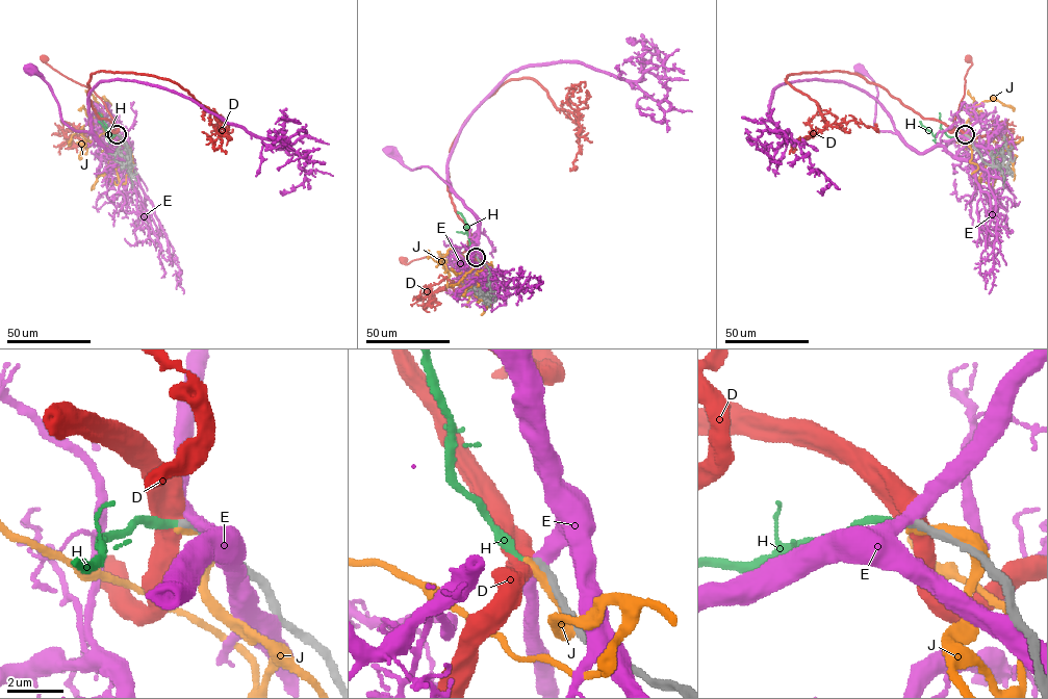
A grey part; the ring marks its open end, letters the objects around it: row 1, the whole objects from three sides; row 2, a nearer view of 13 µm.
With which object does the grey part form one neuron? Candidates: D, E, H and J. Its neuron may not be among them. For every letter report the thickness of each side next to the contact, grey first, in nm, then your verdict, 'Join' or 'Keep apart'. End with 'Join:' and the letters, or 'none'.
D: Thickness 320 nm (grey) against 600 nm. Keep apart
E: Thickness 340 nm (grey) against 440 nm. Keep apart
H: Thickness 300 nm (grey) against 240 nm. Join
J: Thickness 260 nm (grey) against 320 nm. Keep apart
Join: H

